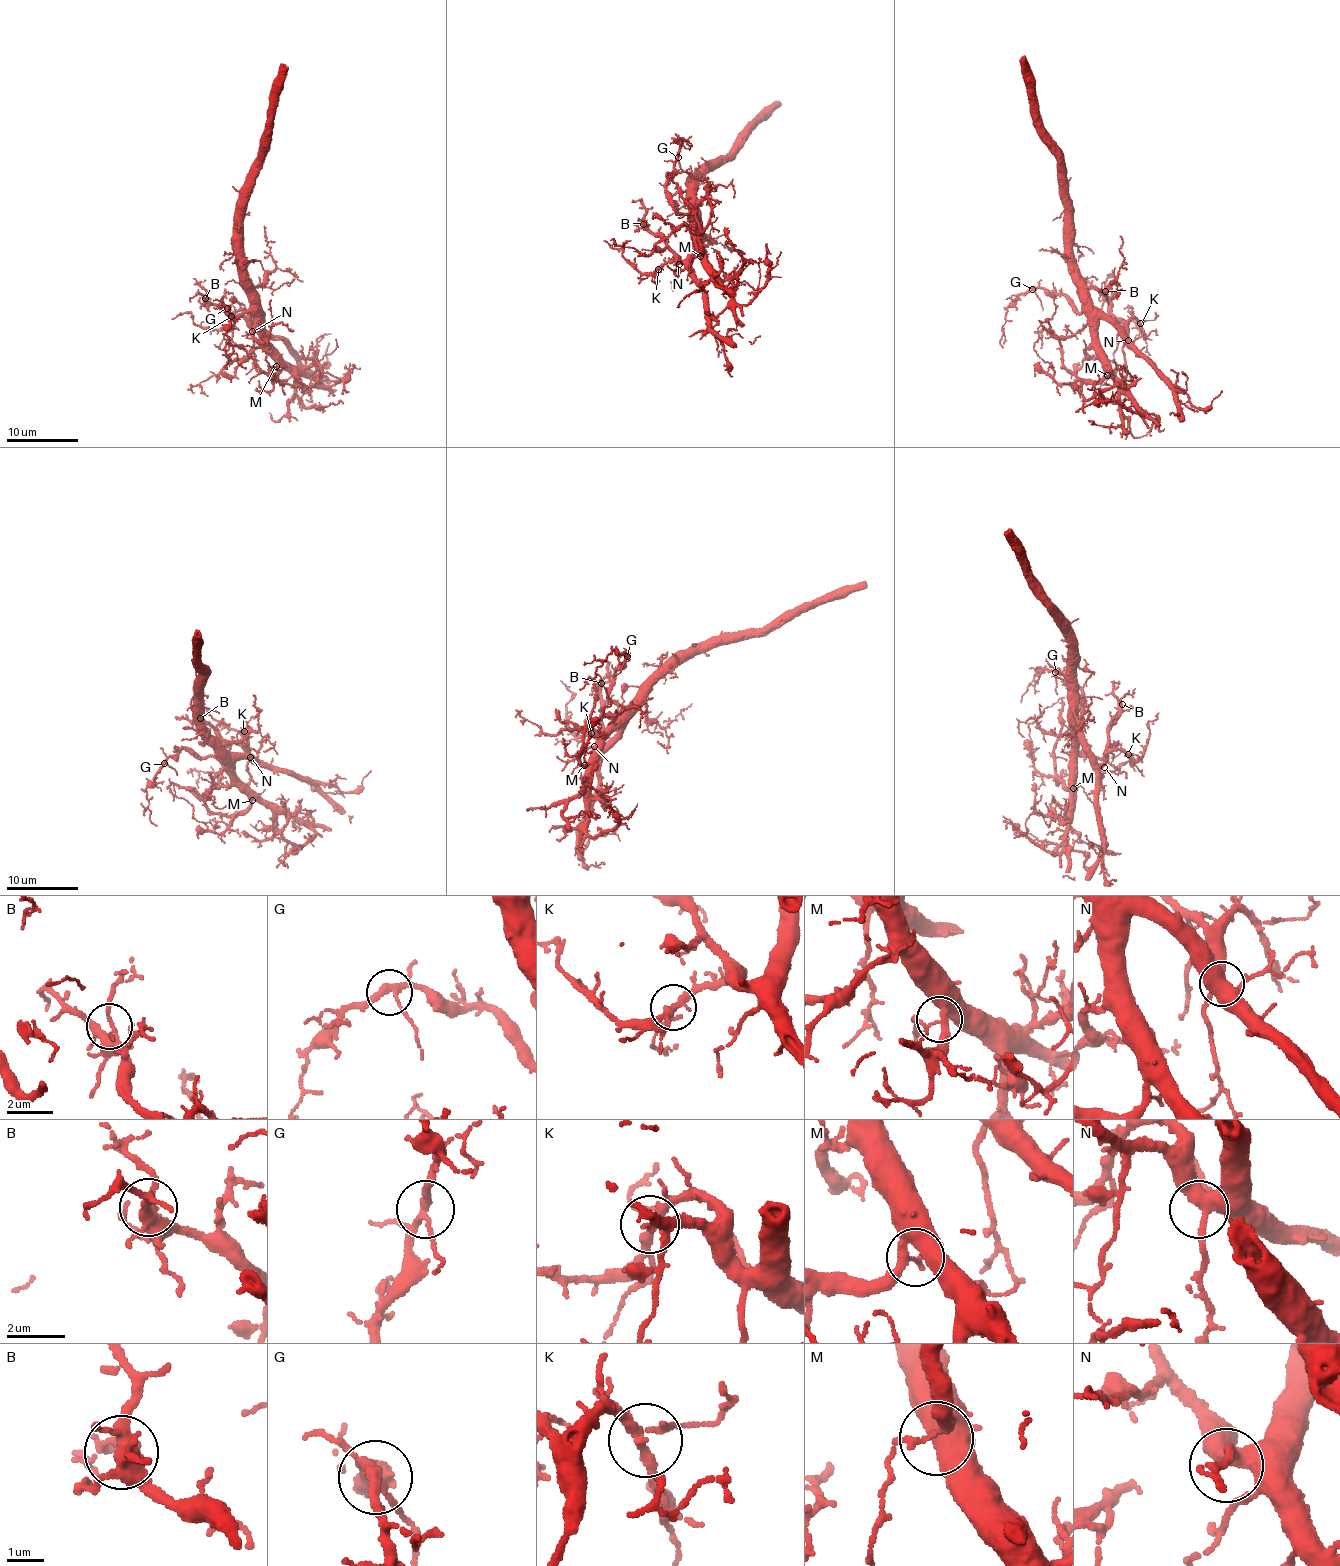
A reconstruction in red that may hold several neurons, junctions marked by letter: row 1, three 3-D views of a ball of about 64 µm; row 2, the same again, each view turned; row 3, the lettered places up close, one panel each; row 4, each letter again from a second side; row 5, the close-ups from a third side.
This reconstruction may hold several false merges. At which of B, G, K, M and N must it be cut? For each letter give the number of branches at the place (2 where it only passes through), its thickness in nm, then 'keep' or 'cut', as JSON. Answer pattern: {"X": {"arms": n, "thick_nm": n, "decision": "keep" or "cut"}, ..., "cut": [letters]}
{"B": {"arms": 3, "thick_nm": 200, "decision": "keep"}, "G": {"arms": 4, "thick_nm": 240, "decision": "keep"}, "K": {"arms": 4, "thick_nm": 240, "decision": "keep"}, "M": {"arms": 3, "thick_nm": 240, "decision": "keep"}, "N": {"arms": 3, "thick_nm": 380, "decision": "keep"}, "cut": []}

